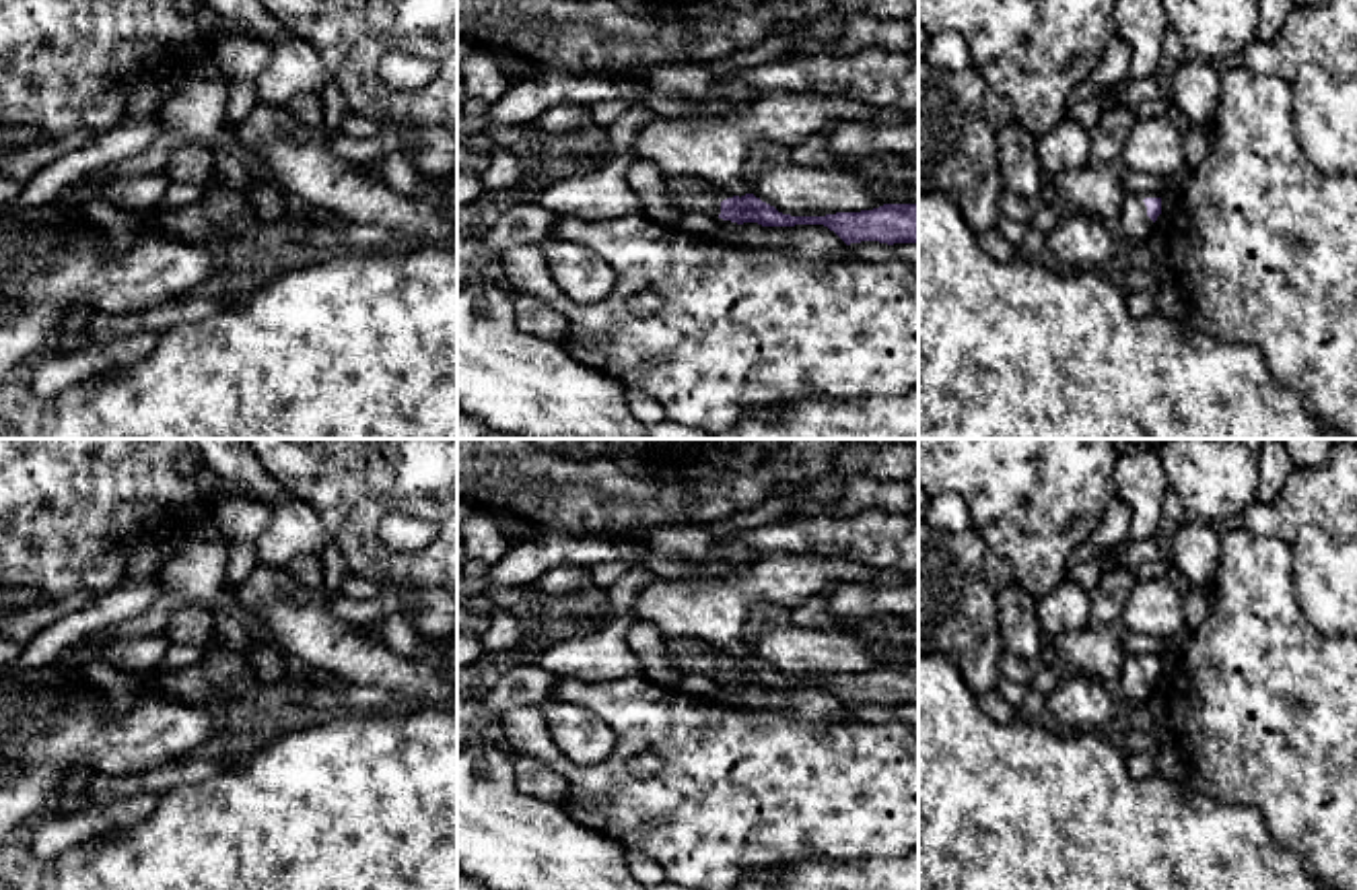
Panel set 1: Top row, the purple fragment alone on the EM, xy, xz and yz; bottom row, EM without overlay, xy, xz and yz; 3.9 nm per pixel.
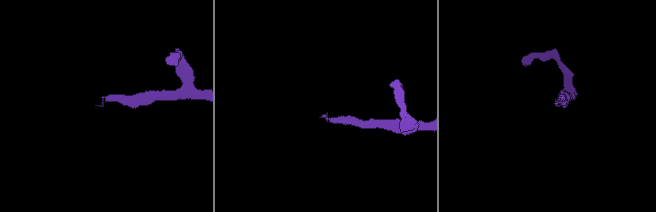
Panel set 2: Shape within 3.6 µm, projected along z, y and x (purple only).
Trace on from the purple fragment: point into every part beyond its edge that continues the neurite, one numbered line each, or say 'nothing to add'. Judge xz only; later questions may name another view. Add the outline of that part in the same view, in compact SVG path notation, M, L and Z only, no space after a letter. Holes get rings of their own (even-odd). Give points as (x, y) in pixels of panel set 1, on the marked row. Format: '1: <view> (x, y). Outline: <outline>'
1: xz (690, 194). Outline: M671 177L665 179L665 187L669 198L682 212L708 214L717 220L723 220L719 216L721 202L733 198L712 181L706 181L702 177Z

